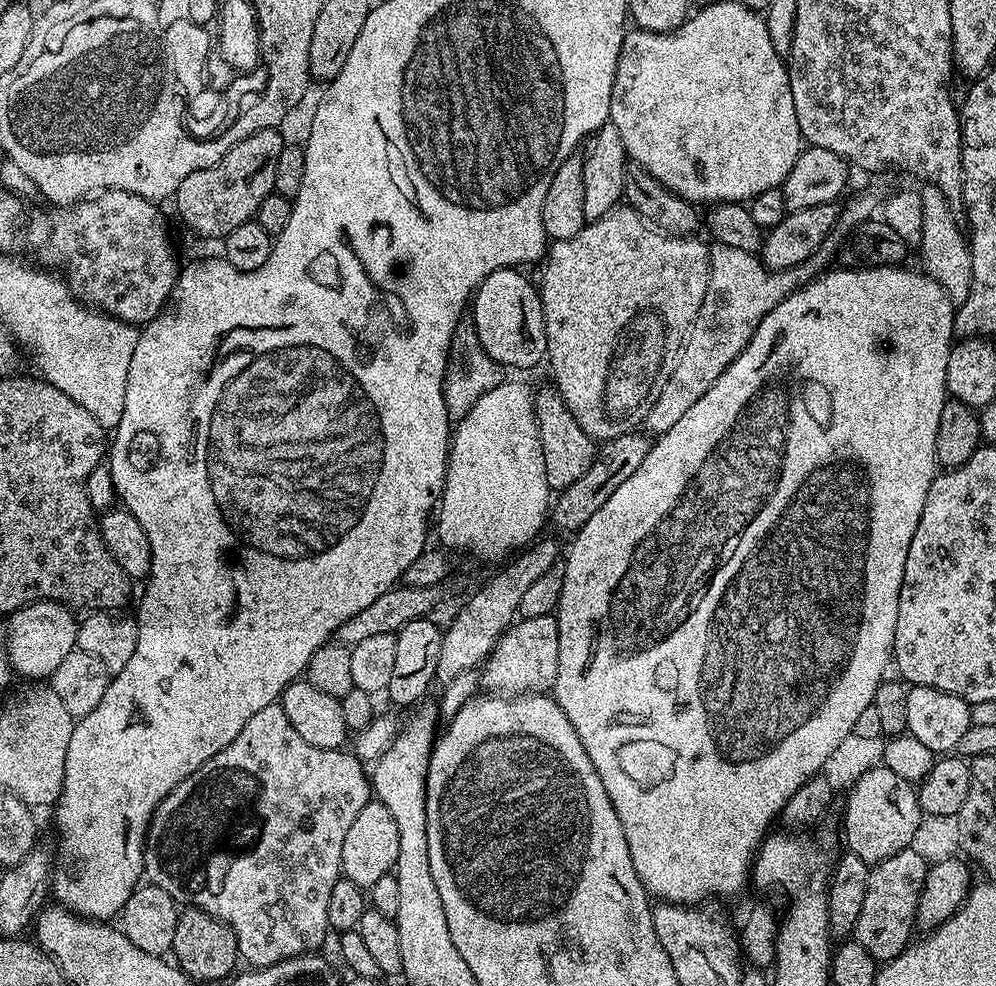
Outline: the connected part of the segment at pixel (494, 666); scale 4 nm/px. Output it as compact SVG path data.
M555 615L517 619L506 629L482 665L484 684L496 694L509 697L544 694L555 689L558 678L558 622Z

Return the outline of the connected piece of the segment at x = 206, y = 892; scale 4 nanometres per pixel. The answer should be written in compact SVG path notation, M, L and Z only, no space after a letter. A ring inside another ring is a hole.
M279 702L266 706L242 726L242 734L226 746L226 750L218 750L214 758L207 760L202 767L194 770L190 778L178 782L174 790L154 810L152 821L148 823L148 834L144 838L144 876L153 885L160 887L184 906L200 908L214 918L225 920L234 930L240 960L252 968L274 966L286 958L307 956L320 950L324 939L330 936L326 905L330 903L330 893L334 891L334 882L342 878L340 863L342 862L342 842L346 842L346 830L354 823L354 818L362 814L362 806L373 799L372 782L365 765L359 756L348 750L318 750L318 746L310 746L305 742L298 730L290 726L290 718L286 718L284 708Z

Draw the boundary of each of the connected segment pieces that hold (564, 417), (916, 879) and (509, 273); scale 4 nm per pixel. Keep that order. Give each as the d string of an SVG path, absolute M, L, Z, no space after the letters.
M555 386L540 389L537 387L534 392L534 399L536 401L536 422L540 426L542 458L546 466L546 482L549 489L552 490L571 486L574 482L578 482L578 478L582 478L582 474L586 474L586 470L590 470L590 462L594 462L596 457L597 441L592 440L590 434L586 434L586 430L582 430L582 426L578 426L574 414L570 414L570 406L566 406L562 394Z
M910 846L898 850L898 854L890 854L890 858L886 858L882 862L871 865L866 882L866 898L862 898L862 914L858 914L854 939L862 946L866 946L866 950L878 962L893 960L898 954L904 952L913 939L912 928L917 927L916 911L929 867L929 862L916 854Z
M499 268L480 283L470 301L470 319L490 358L505 369L532 368L548 355L544 311L537 285L516 268Z

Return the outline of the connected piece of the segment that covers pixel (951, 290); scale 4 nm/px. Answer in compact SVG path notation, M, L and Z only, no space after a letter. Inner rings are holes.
M924 184L919 193L922 202L922 230L921 240L918 245L921 269L942 288L950 298L953 307L960 307L966 300L973 280L973 262L965 233L964 236L958 228L957 217L948 204L947 198L941 190L933 184ZM956 219L956 220L955 220Z

